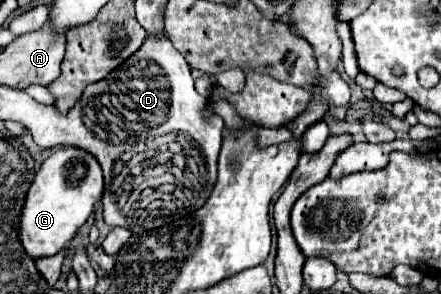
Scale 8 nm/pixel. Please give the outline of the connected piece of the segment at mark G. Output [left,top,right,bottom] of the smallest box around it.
[18,148,102,260]

